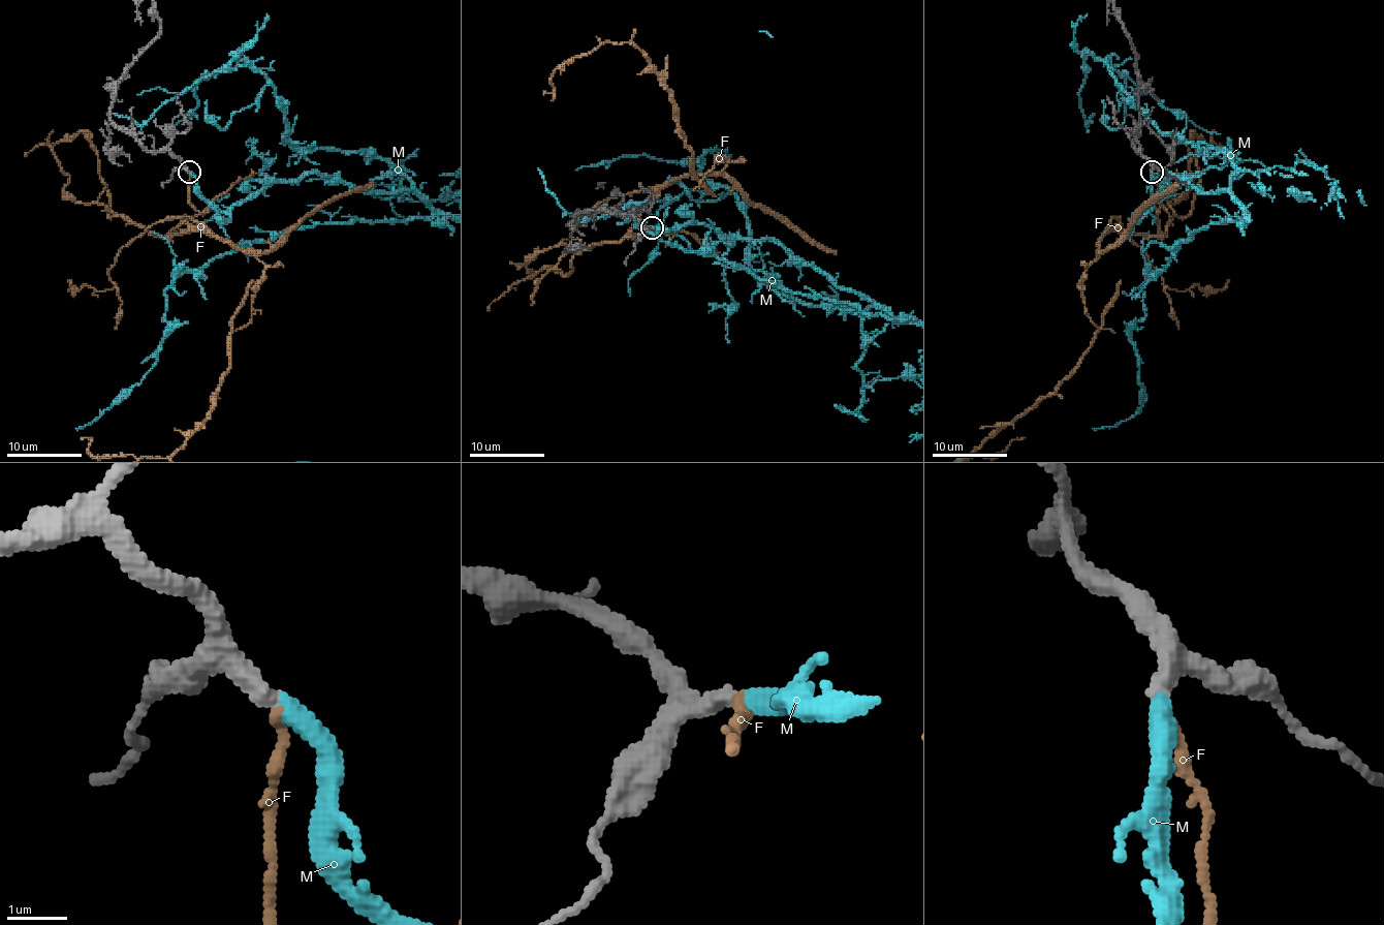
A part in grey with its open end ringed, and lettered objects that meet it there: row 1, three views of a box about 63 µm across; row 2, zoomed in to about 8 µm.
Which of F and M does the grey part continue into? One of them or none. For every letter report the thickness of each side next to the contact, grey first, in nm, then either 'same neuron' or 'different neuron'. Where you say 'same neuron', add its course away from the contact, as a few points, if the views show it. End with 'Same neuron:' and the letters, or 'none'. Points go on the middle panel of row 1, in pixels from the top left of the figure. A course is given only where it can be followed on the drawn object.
F: calibres 320 and 150 nm; different neuron
M: calibres 320 and 360 nm; same neuron
Same neuron: M

